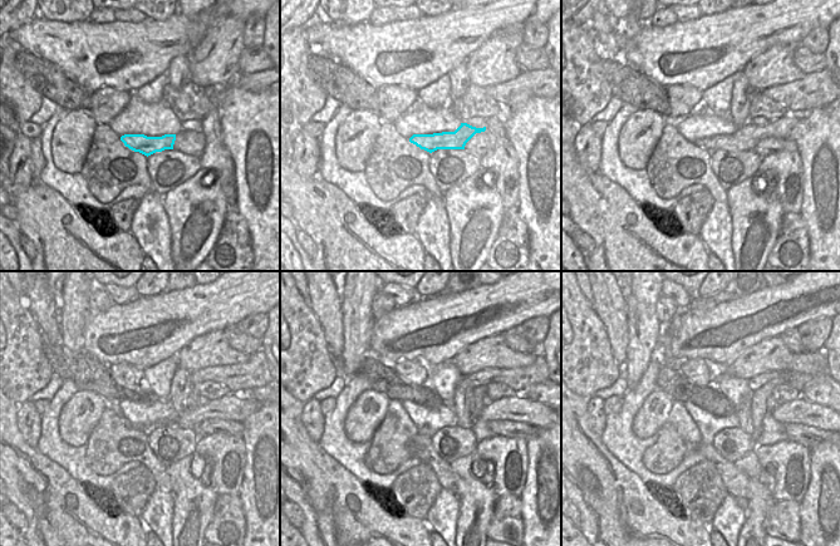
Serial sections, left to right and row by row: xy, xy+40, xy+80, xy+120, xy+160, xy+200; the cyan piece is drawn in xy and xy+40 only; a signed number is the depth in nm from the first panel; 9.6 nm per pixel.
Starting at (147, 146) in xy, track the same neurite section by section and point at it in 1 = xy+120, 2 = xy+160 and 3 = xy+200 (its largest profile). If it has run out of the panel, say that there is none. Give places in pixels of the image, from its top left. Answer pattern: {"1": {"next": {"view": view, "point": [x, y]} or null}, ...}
{"1": {"next": {"view": "xy+120", "point": [237, 407]}}, "2": {"next": {"view": "xy+160", "point": [519, 408]}}, "3": {"next": {"view": "xy+200", "point": [801, 411]}}}

